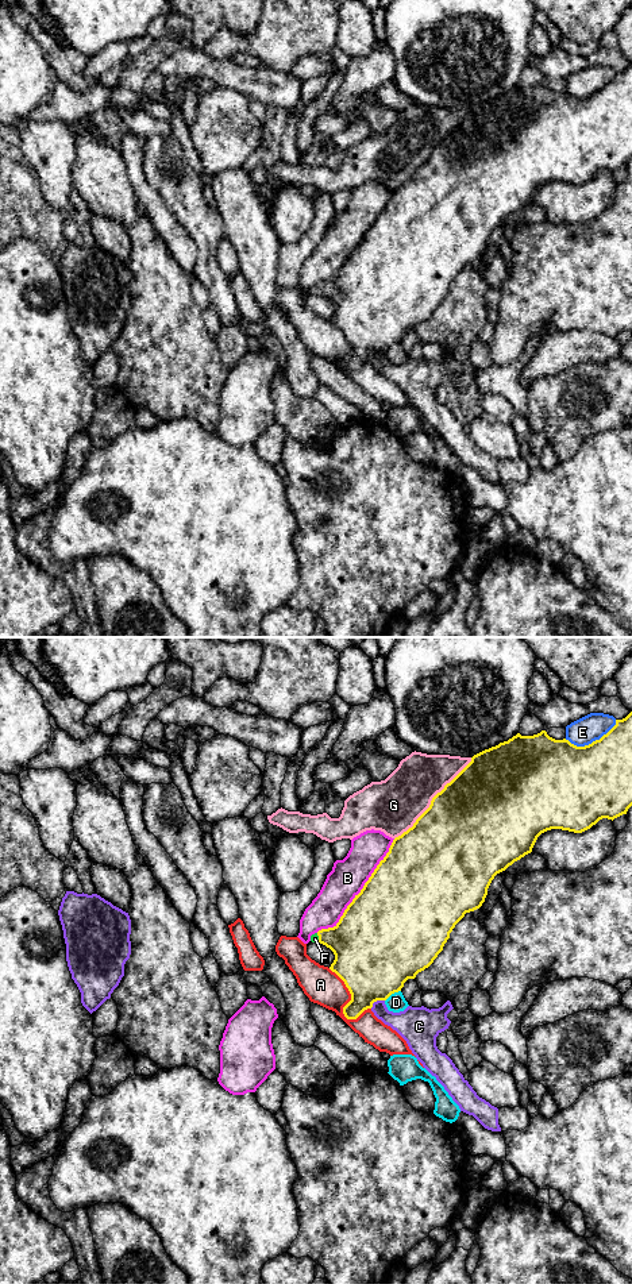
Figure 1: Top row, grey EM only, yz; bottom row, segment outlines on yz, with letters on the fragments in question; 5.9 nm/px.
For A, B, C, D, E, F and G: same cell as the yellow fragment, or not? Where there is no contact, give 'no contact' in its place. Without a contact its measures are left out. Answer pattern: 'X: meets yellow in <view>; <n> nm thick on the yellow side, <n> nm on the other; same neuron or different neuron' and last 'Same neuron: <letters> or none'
A: meets yellow in yz; 340 nm thick on the yellow side, 220 nm on the other; different neuron
B: meets yellow in yz; 500 nm thick on the yellow side, 220 nm on the other; different neuron
C: meets yellow in yz; 460 nm thick on the yellow side, 190 nm on the other; different neuron
D: meets yellow in yz; 480 nm thick on the yellow side, 110 nm on the other; different neuron
E: meets yellow in yz; 440 nm thick on the yellow side, 160 nm on the other; different neuron
F: meets yellow in yz; 360 nm thick on the yellow side, 50 nm on the other; same neuron
G: meets yellow in yz; 500 nm thick on the yellow side, 320 nm on the other; different neuron
Same neuron: F

